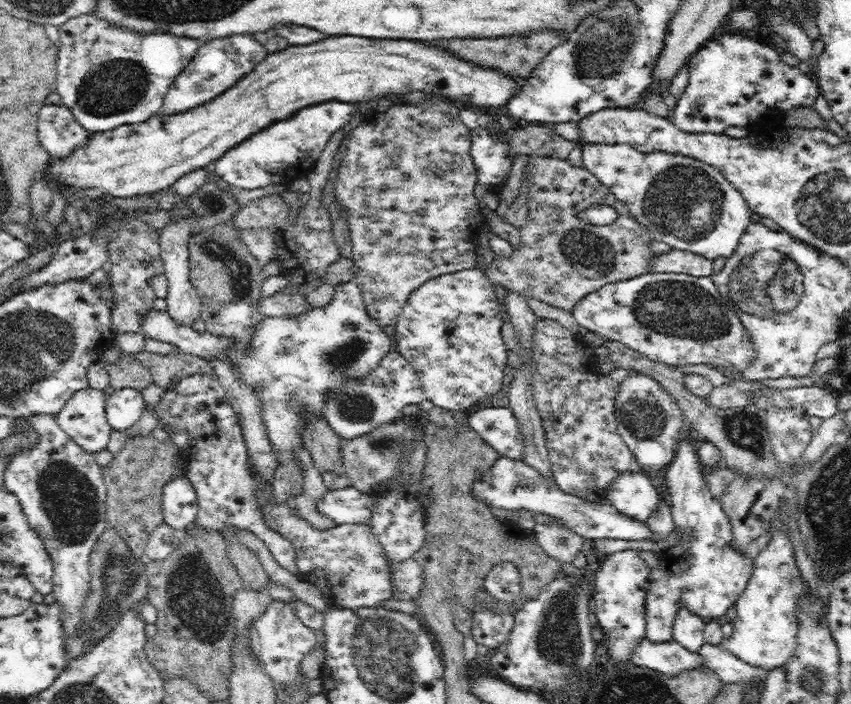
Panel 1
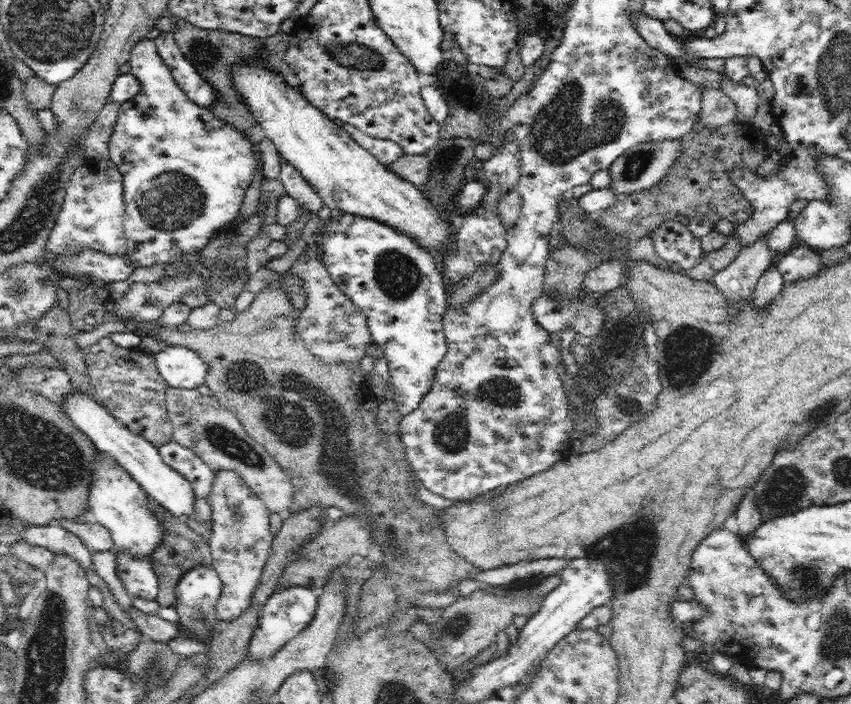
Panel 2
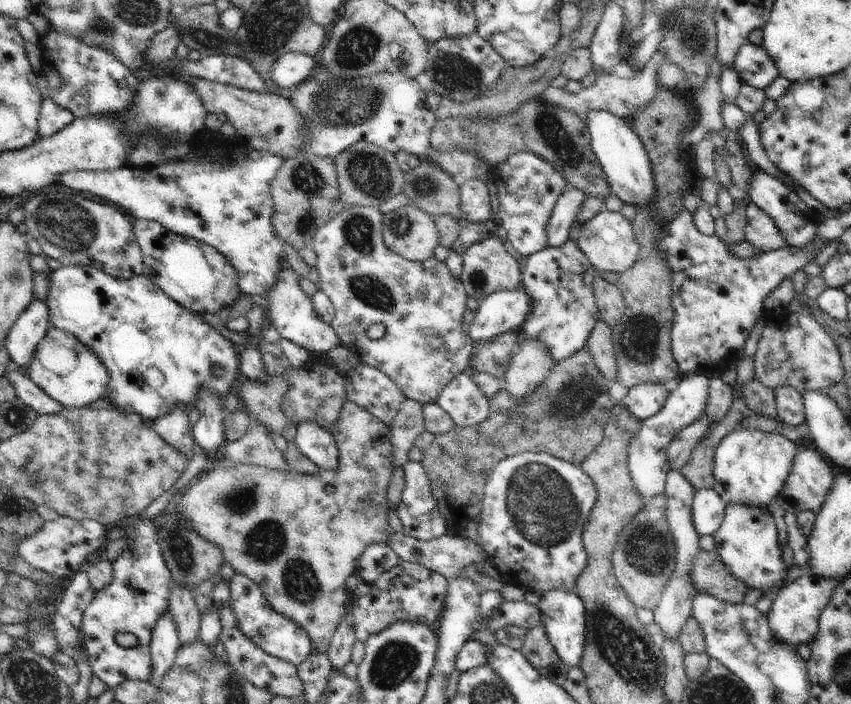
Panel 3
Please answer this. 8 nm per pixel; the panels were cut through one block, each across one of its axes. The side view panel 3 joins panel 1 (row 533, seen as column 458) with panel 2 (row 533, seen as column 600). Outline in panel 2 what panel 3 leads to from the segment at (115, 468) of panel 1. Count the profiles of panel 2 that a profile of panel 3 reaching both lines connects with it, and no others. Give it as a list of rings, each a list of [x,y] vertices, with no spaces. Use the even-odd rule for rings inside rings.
[[[148,495],[149,508],[153,510],[154,515],[162,521],[162,529],[164,529],[164,536],[160,546],[150,554],[150,562],[152,568],[156,573],[158,579],[158,596],[156,596],[156,604],[163,607],[170,607],[174,605],[176,595],[176,584],[180,580],[182,574],[186,574],[188,570],[196,568],[196,566],[212,566],[212,553],[207,539],[196,533],[193,529],[188,527],[186,520],[178,518],[158,505],[152,497]]]

